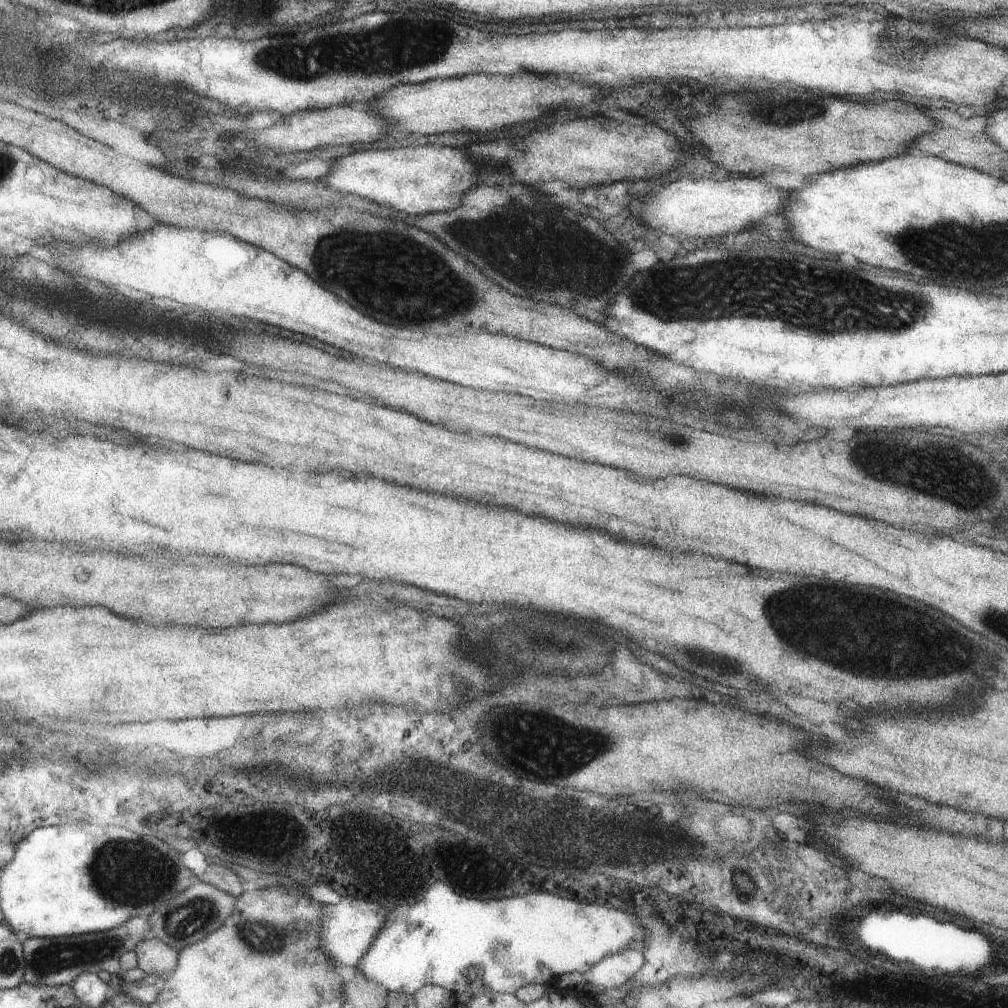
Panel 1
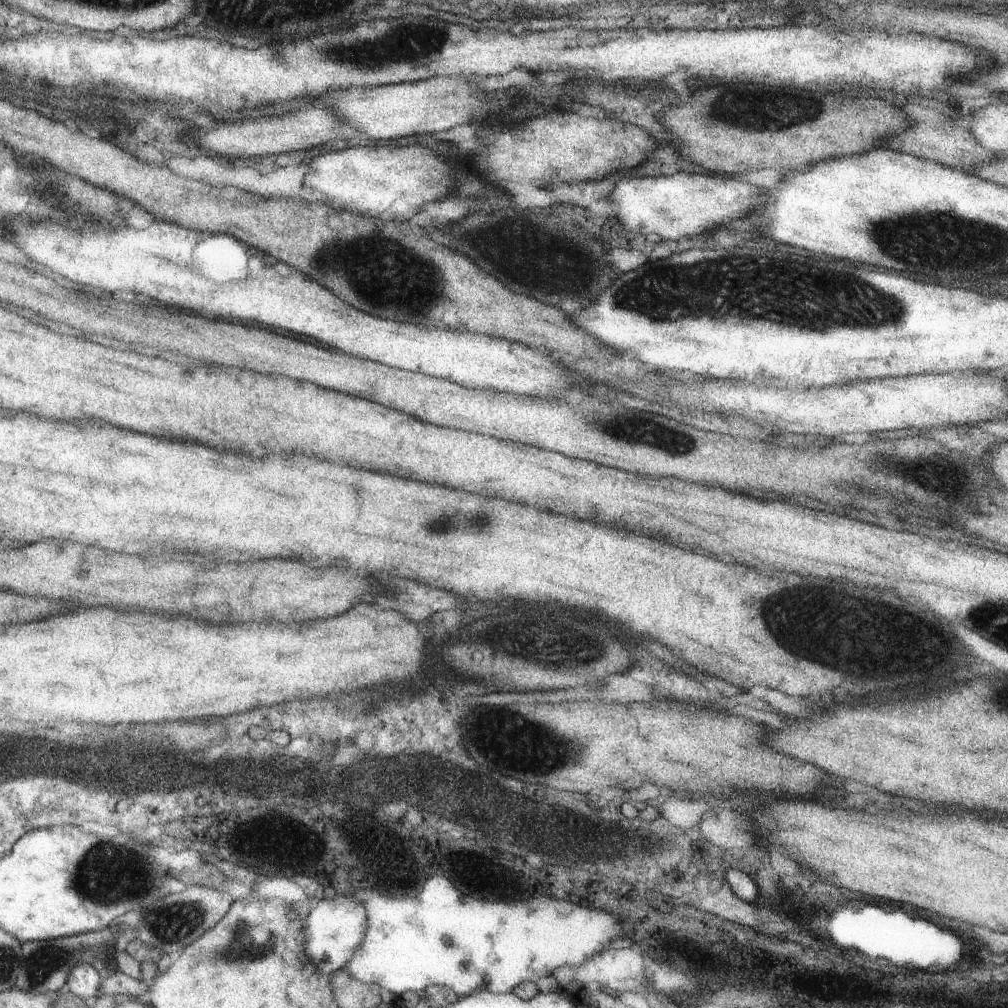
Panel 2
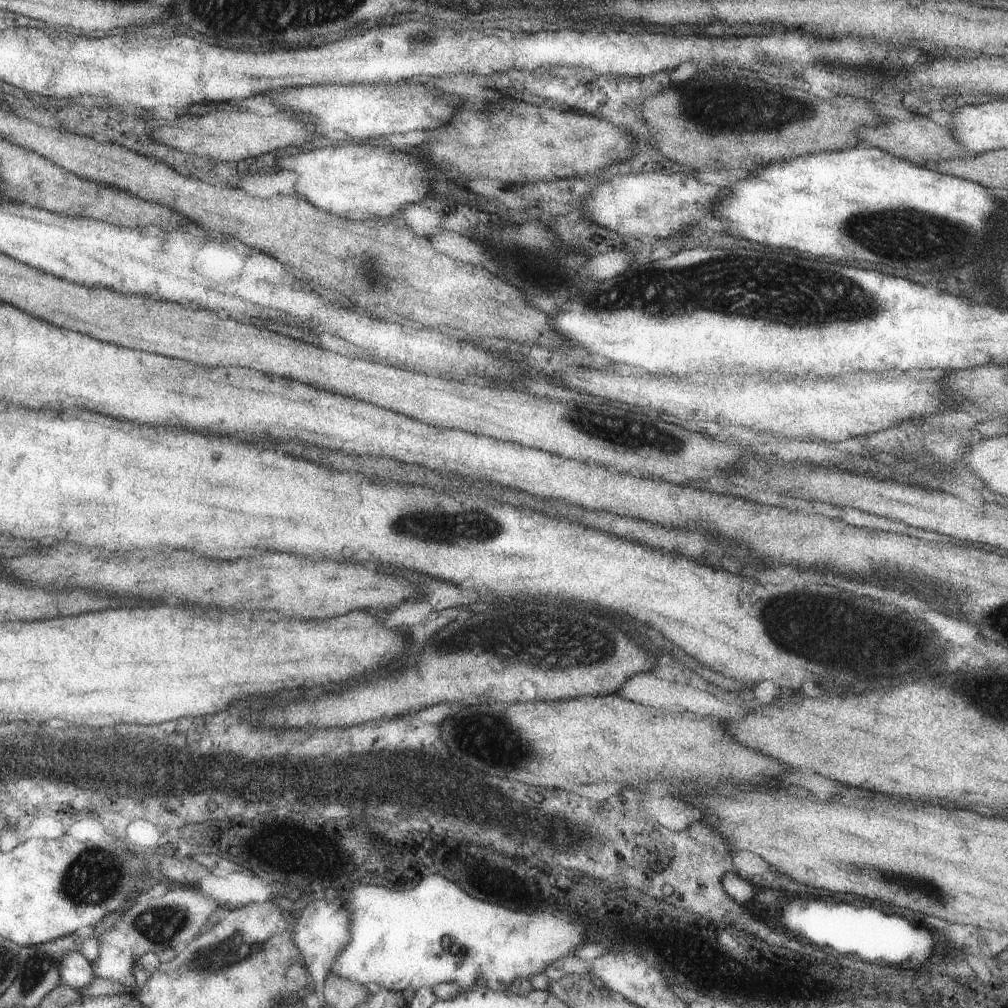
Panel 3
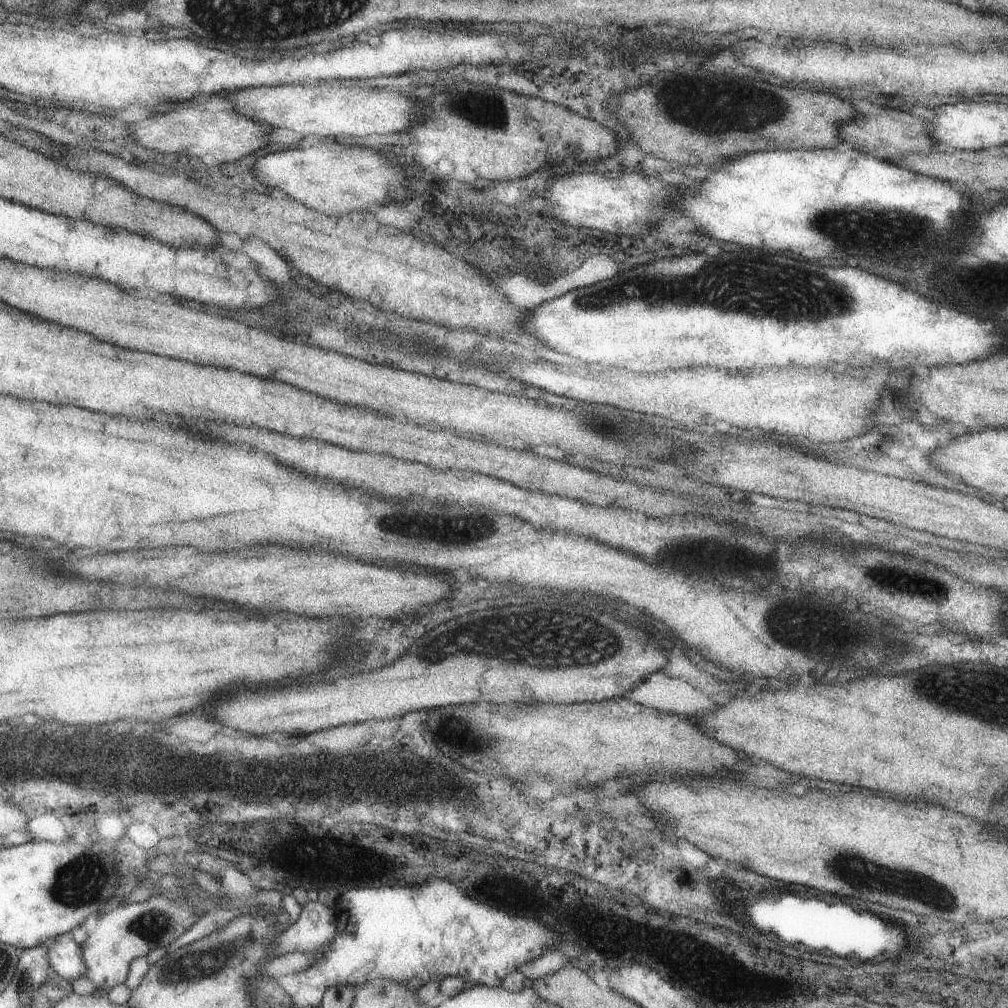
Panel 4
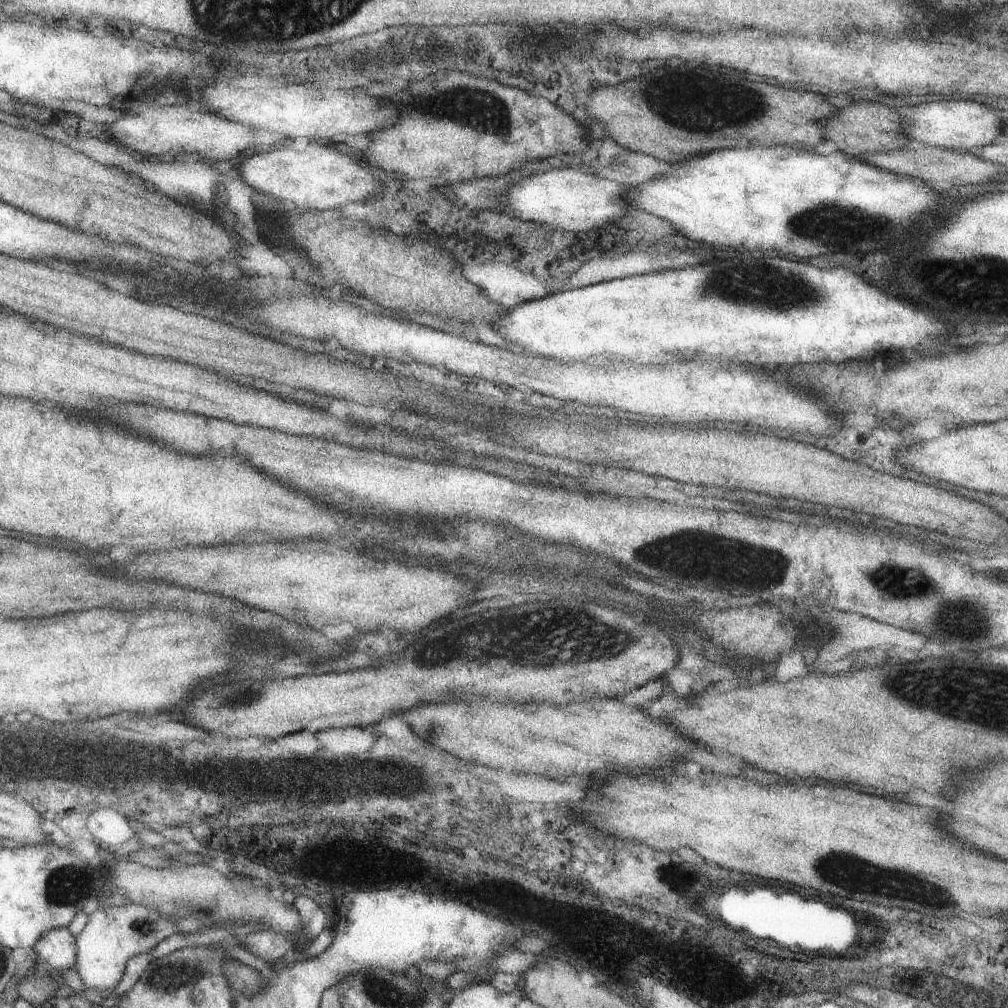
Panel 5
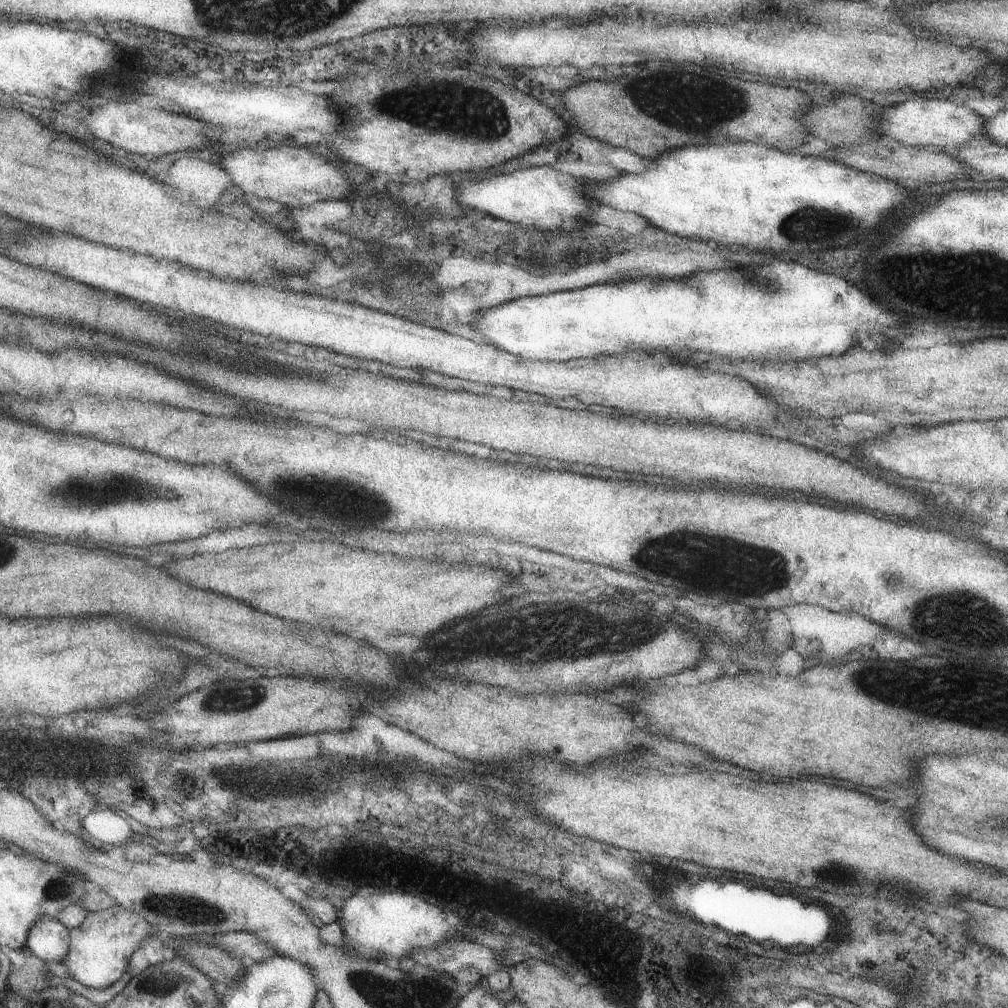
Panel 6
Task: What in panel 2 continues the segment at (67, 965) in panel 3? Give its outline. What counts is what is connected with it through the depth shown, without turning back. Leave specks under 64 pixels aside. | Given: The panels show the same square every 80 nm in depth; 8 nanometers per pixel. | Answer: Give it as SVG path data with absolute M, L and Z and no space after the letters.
M91 965L71 967L66 978L66 990L85 1002L95 1000L100 994L101 978Z

